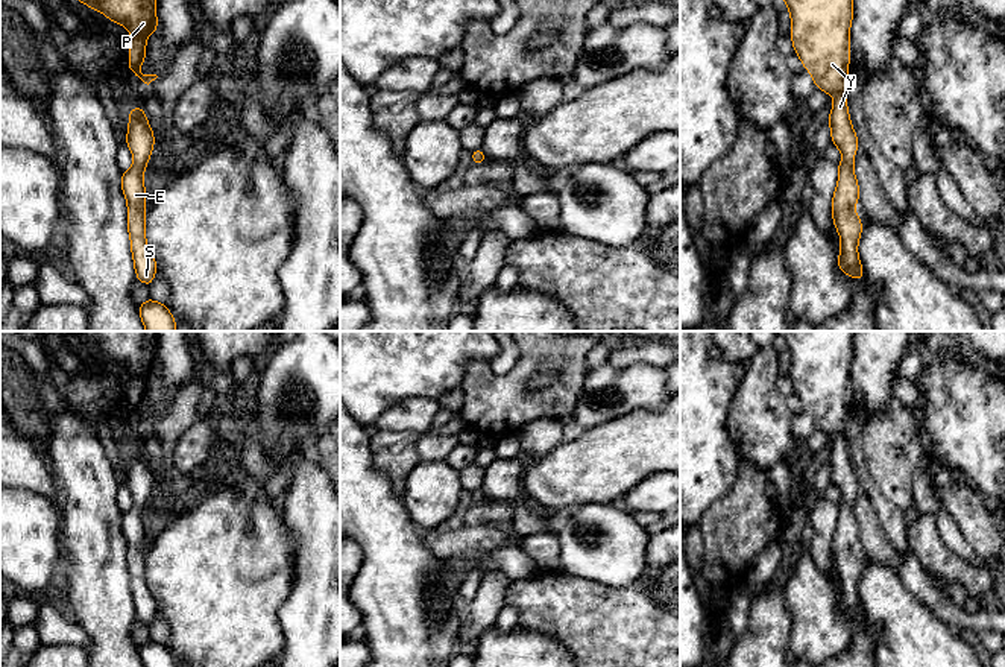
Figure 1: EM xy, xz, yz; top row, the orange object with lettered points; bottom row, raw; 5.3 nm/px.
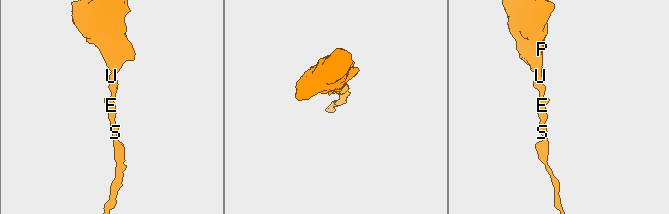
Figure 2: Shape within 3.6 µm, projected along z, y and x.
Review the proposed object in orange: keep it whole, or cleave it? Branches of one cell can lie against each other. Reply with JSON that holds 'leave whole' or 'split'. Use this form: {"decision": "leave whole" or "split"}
{"decision": "leave whole"}

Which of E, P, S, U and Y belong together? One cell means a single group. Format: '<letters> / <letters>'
E P S U Y

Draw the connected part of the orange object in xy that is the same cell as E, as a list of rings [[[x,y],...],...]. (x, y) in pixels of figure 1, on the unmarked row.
[[[134,447],[128,454],[129,469],[126,486],[134,495],[134,506],[121,512],[121,530],[128,542],[128,571],[131,577],[131,591],[135,606],[137,620],[143,624],[152,624],[156,614],[156,600],[146,583],[146,556],[144,544],[147,541],[143,514],[147,507],[155,476],[147,463],[143,448]]]

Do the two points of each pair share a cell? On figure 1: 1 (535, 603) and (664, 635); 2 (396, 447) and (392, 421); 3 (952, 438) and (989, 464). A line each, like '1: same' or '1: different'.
1: same
2: different
3: same

